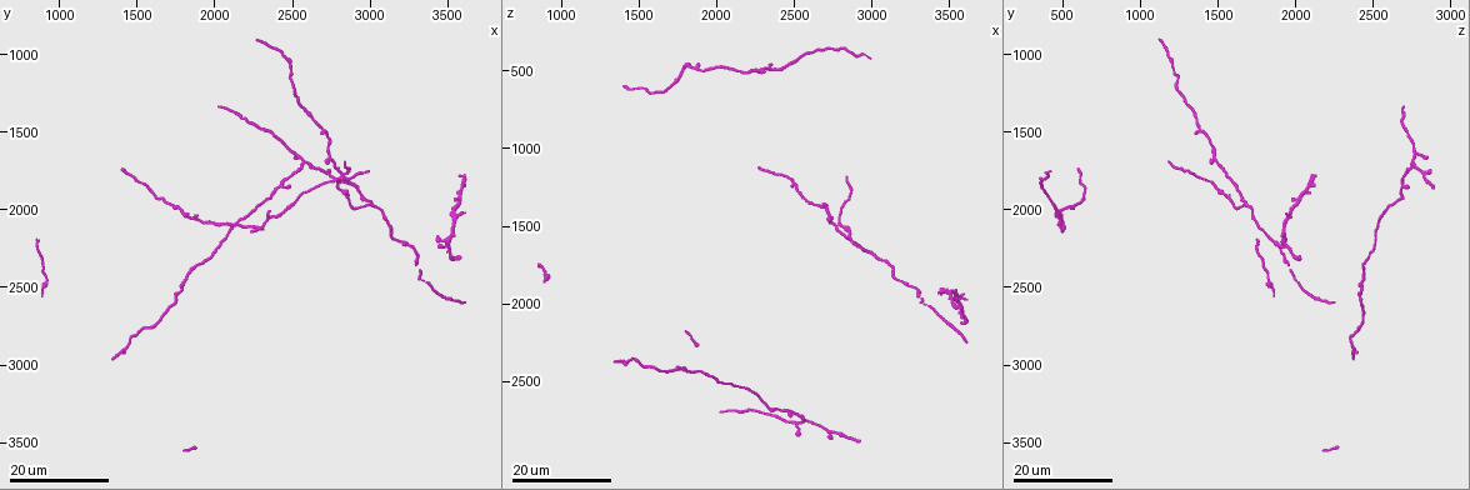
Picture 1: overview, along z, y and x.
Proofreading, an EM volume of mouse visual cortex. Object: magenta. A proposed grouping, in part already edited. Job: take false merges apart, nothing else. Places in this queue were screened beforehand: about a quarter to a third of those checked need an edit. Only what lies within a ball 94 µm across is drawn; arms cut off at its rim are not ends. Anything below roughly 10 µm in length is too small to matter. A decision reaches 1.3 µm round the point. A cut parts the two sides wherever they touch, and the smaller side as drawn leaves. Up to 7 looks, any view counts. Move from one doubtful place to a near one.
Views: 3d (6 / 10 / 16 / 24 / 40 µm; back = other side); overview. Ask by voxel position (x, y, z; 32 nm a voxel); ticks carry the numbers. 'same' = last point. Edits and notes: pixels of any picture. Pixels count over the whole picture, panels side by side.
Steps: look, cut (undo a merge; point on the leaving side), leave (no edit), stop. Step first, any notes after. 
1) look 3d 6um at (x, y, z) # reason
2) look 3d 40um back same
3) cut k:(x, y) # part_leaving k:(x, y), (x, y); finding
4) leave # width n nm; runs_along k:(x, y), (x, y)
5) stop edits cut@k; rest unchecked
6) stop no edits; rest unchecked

look 3d 24um at (2580, 1700, 2740)

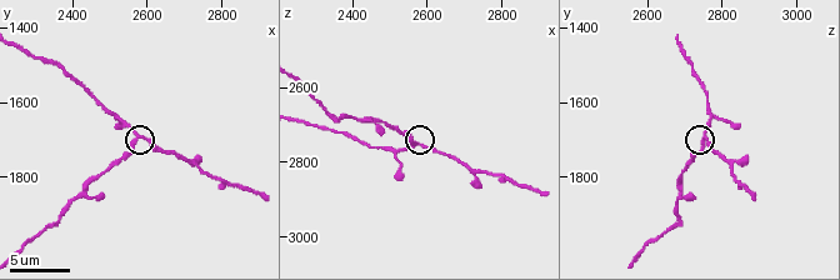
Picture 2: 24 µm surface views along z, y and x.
look 3d 6um at (2570, 1690, 2750) # closer look

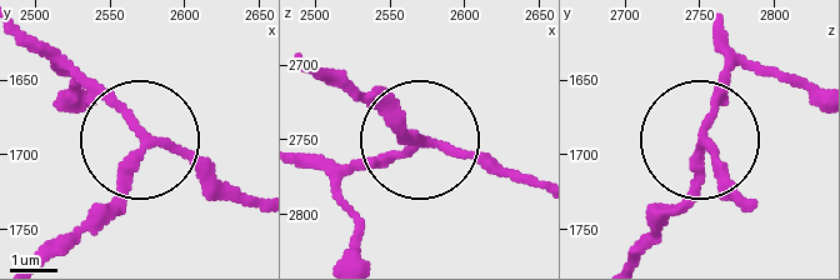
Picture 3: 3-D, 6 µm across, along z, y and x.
cut 3:(125, 211) # arms 3; part_leaving 3:(139, 153), (115, 196), (31, 256); two neurons meet here

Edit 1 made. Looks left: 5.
look overview

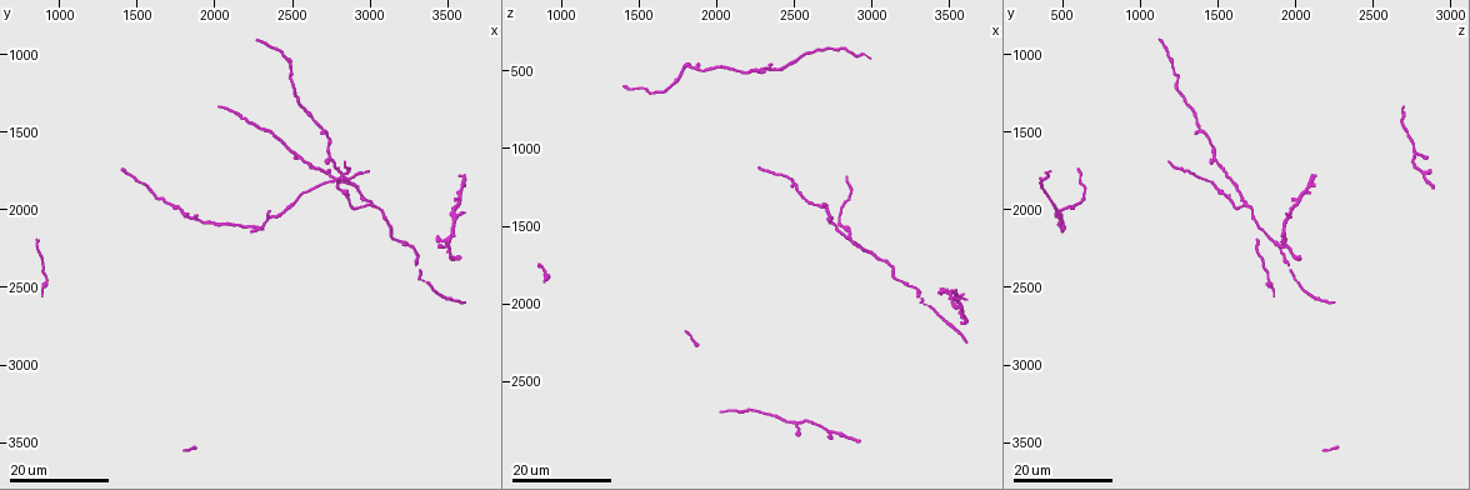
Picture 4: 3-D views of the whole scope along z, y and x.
look 3d 16um at (3240, 2200, 1880)

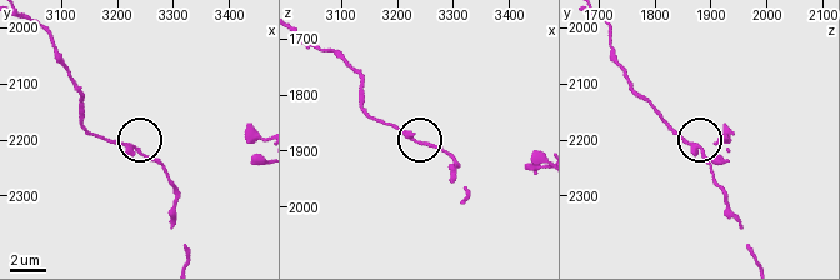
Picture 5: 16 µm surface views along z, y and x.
look 3d 6um at (3245, 2230, 1890)

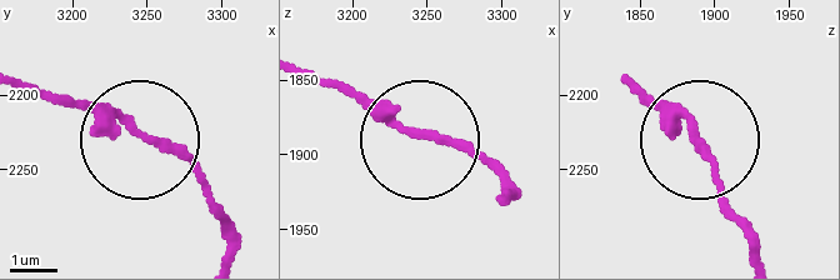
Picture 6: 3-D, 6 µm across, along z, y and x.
look 3d 6um back at (3244, 2224, 1886)

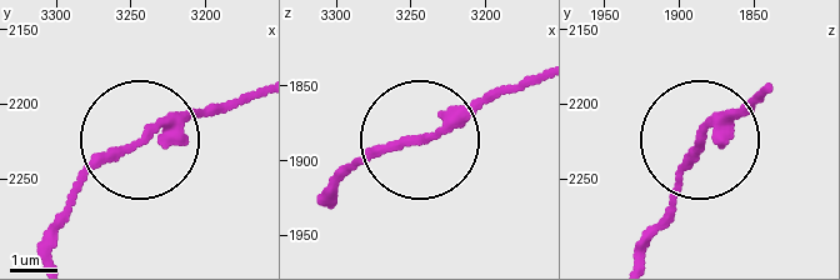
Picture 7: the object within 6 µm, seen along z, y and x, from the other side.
leave # runs_along 7:(694, 131), (661, 219); one neuron here

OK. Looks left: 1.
stop edits cut@3; rest unchecked

